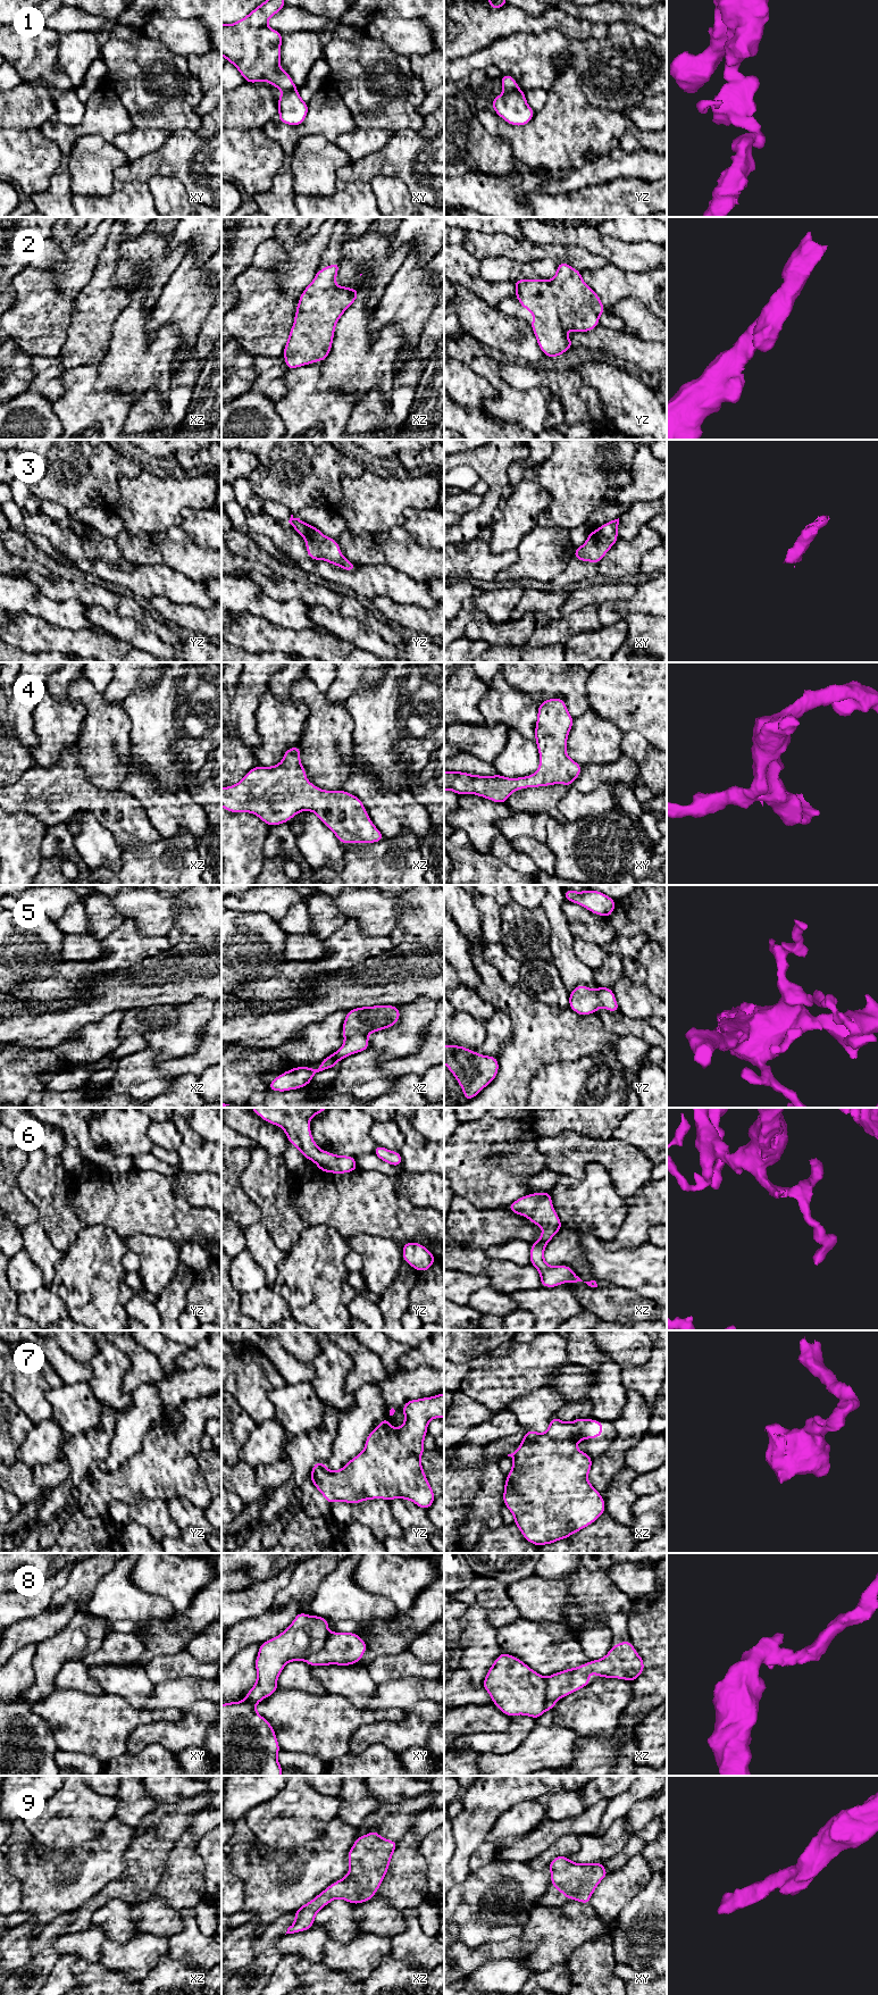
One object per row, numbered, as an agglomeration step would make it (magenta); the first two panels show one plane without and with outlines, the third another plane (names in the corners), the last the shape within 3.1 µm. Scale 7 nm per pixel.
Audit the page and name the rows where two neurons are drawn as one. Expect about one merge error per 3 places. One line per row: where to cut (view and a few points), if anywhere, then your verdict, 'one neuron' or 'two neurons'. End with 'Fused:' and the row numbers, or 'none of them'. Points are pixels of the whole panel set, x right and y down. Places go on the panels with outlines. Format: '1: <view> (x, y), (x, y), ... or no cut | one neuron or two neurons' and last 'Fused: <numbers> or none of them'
1: yz (518, 88), (504, 92) | two neurons
2: no cut | one neuron
3: no cut | one neuron
4: no cut | one neuron
5: no cut | one neuron
6: no cut | one neuron
7: yz (325, 1466), (316, 1470), (314, 1483) | two neurons
8: xz (543, 1678), (545, 1682), (545, 1710) | two neurons
9: no cut | one neuron
Fused: 1, 7, 8

